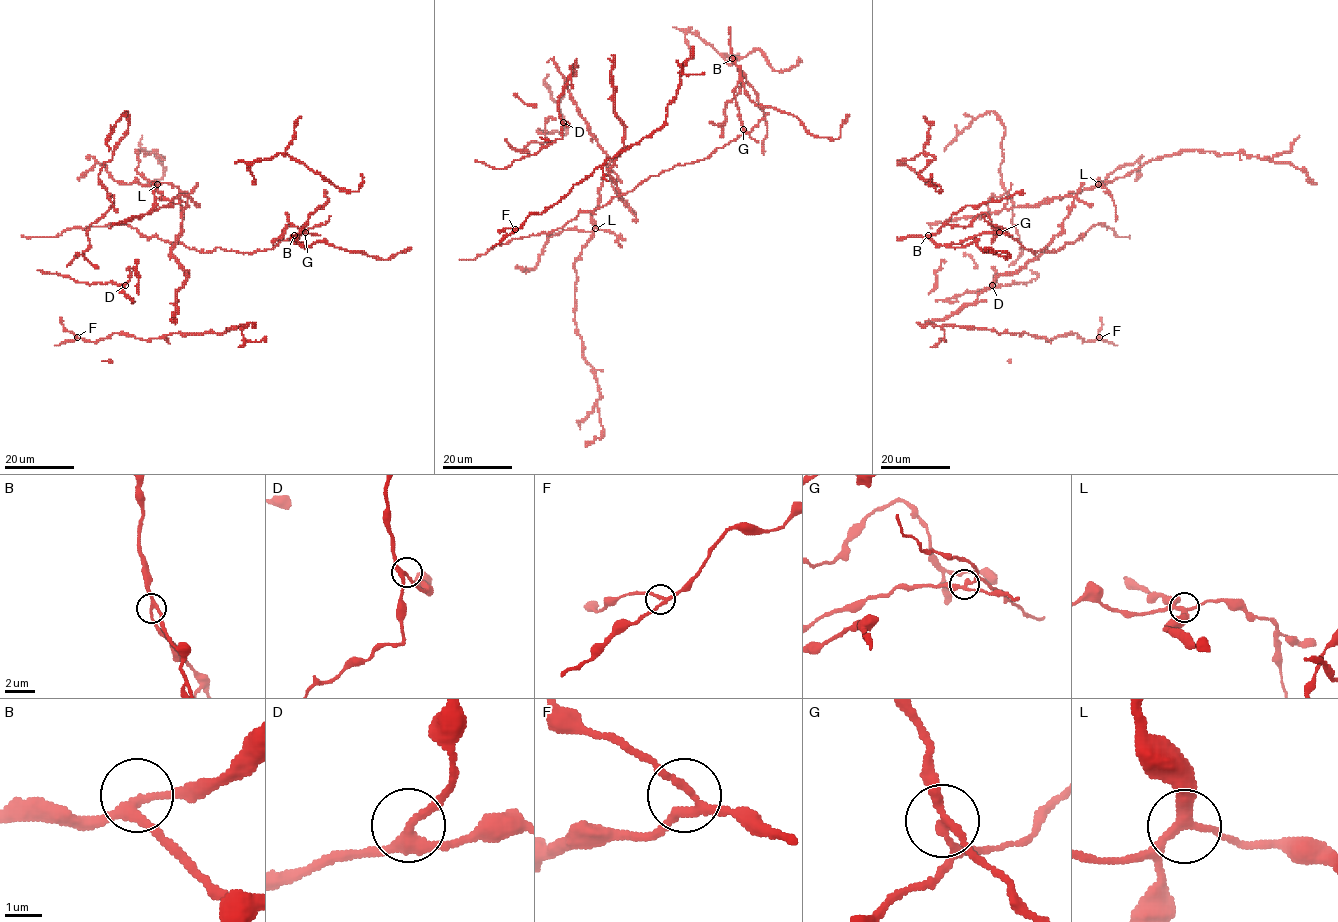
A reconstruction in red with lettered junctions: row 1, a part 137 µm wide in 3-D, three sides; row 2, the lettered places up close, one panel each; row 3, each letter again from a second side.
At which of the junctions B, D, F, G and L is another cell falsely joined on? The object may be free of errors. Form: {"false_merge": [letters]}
{"false_merge": ["G"]}

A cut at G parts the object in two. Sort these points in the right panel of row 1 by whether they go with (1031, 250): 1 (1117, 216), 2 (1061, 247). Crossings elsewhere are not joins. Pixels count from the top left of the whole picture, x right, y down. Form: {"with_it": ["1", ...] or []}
{"with_it": ["2"]}

